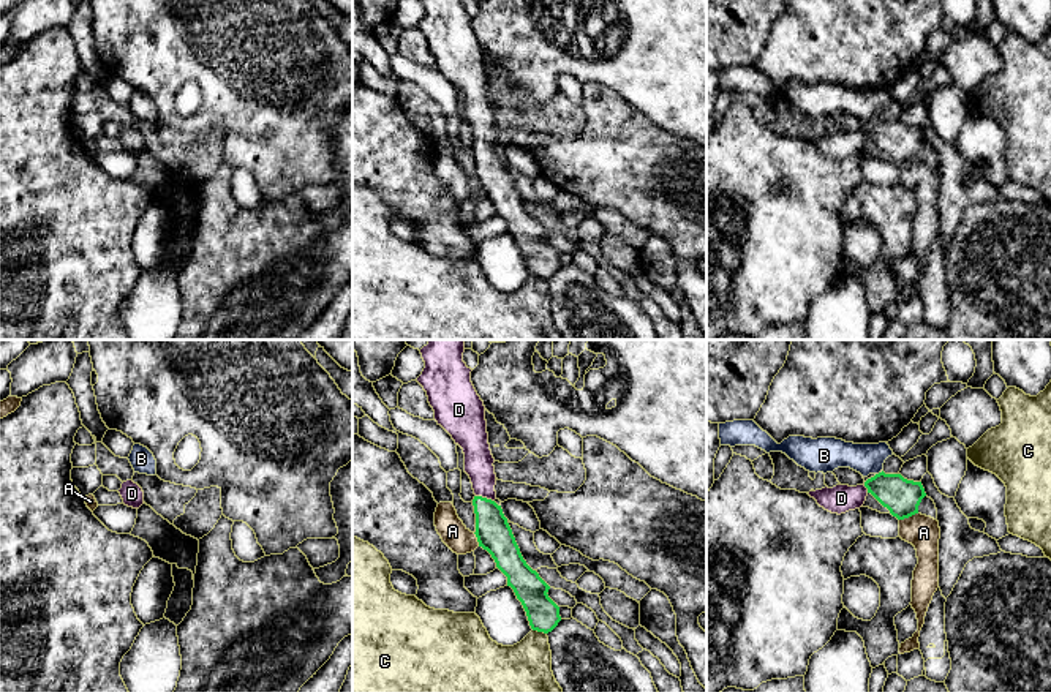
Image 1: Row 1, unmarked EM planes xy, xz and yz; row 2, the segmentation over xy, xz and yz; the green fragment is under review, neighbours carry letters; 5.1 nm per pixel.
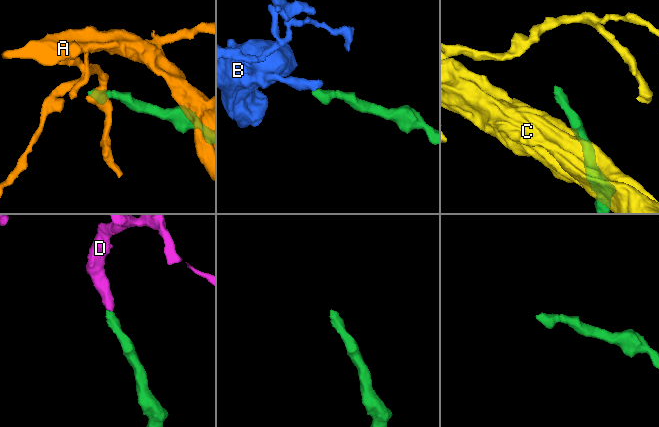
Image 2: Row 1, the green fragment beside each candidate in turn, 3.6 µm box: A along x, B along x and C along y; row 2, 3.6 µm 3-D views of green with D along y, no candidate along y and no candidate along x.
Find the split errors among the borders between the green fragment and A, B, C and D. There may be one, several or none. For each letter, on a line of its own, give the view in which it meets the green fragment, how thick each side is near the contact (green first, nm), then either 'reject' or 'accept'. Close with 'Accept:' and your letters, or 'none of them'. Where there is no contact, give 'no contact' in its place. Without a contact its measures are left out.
A: yz | 190/170 nm | reject
B: yz | 190/160 nm | reject
C: xz | 160/260 nm | reject
D: xz | 180/140 nm | accept
Accept: D

